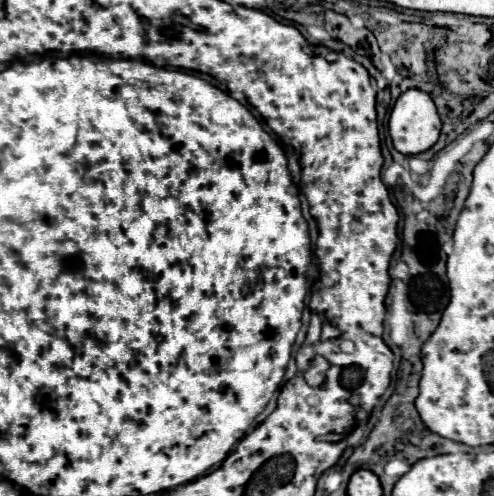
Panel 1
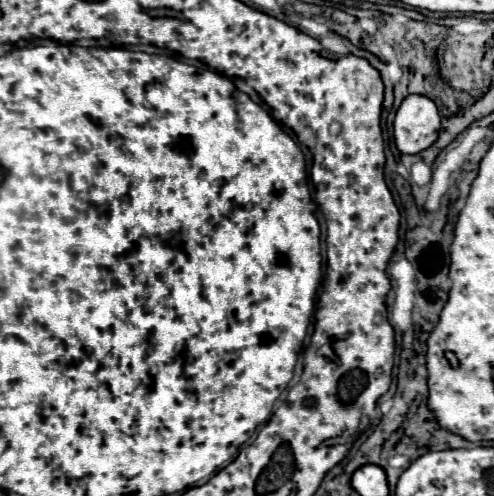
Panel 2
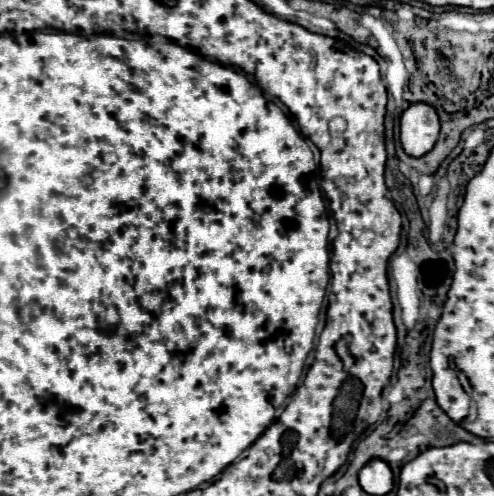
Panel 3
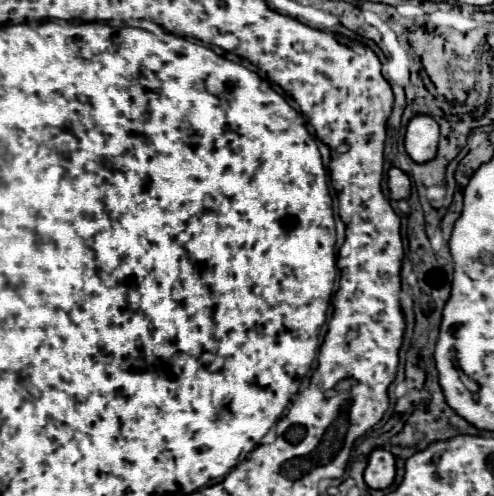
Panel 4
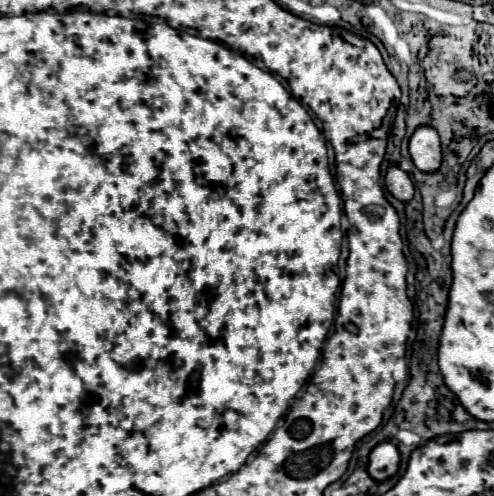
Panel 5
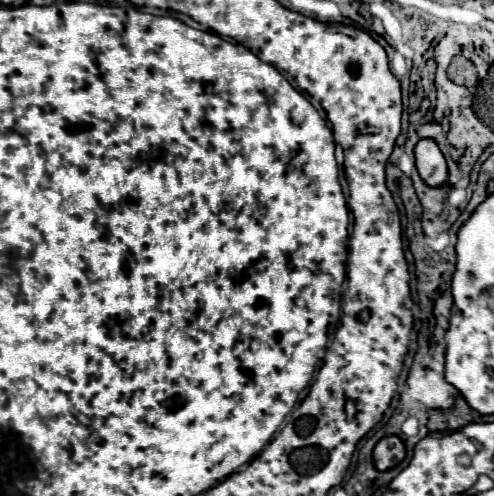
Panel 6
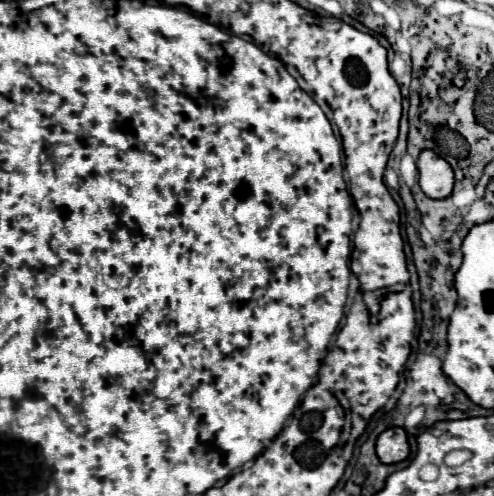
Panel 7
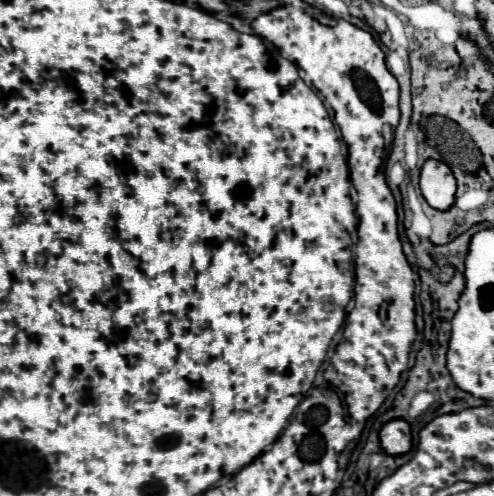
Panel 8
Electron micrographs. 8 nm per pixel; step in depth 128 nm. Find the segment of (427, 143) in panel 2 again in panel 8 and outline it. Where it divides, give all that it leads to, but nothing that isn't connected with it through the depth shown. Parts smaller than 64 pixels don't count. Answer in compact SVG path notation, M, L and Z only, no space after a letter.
M428 160L422 166L420 190L432 208L448 210L454 204L456 194L456 180L452 176L452 170L444 162Z

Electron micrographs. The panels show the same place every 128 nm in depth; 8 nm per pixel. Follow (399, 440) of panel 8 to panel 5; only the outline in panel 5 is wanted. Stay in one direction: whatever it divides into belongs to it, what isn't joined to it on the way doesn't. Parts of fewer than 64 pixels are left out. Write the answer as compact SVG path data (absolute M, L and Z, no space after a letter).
M382 442L370 452L370 466L368 472L374 480L386 480L396 474L400 464L400 452L396 444Z

